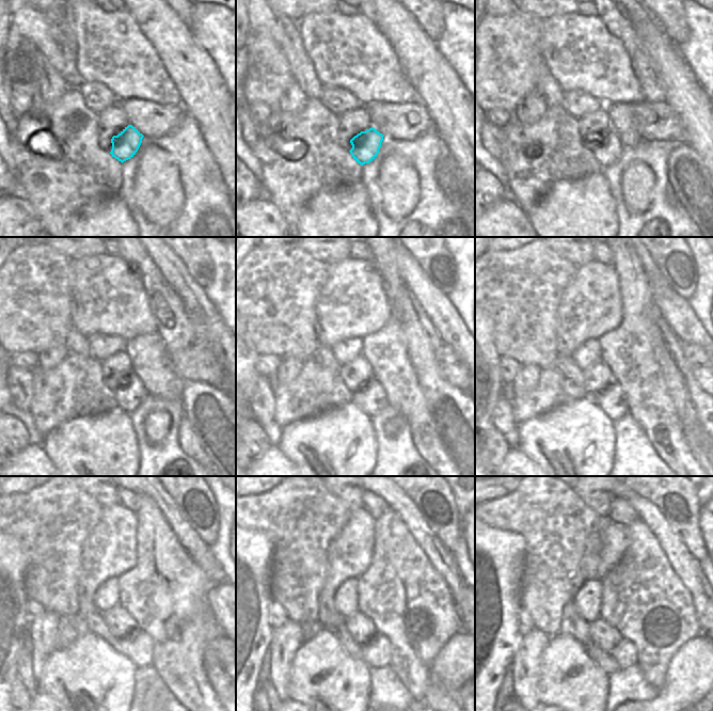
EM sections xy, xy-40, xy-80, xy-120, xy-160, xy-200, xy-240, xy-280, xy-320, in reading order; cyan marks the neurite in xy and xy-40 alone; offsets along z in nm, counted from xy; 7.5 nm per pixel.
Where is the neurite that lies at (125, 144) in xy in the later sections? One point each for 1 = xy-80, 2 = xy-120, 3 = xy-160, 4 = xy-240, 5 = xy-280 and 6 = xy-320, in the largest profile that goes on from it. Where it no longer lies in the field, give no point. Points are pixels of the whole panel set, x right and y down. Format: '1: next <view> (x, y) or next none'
1: next xy-80 (609, 151)
2: next xy-120 (133, 392)
3: next xy-160 (373, 392)
4: next xy-240 (143, 659)
5: next xy-280 (382, 658)
6: next xy-320 (626, 654)

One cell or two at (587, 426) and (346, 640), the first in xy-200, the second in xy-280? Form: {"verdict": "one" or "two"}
{"verdict": "two"}

